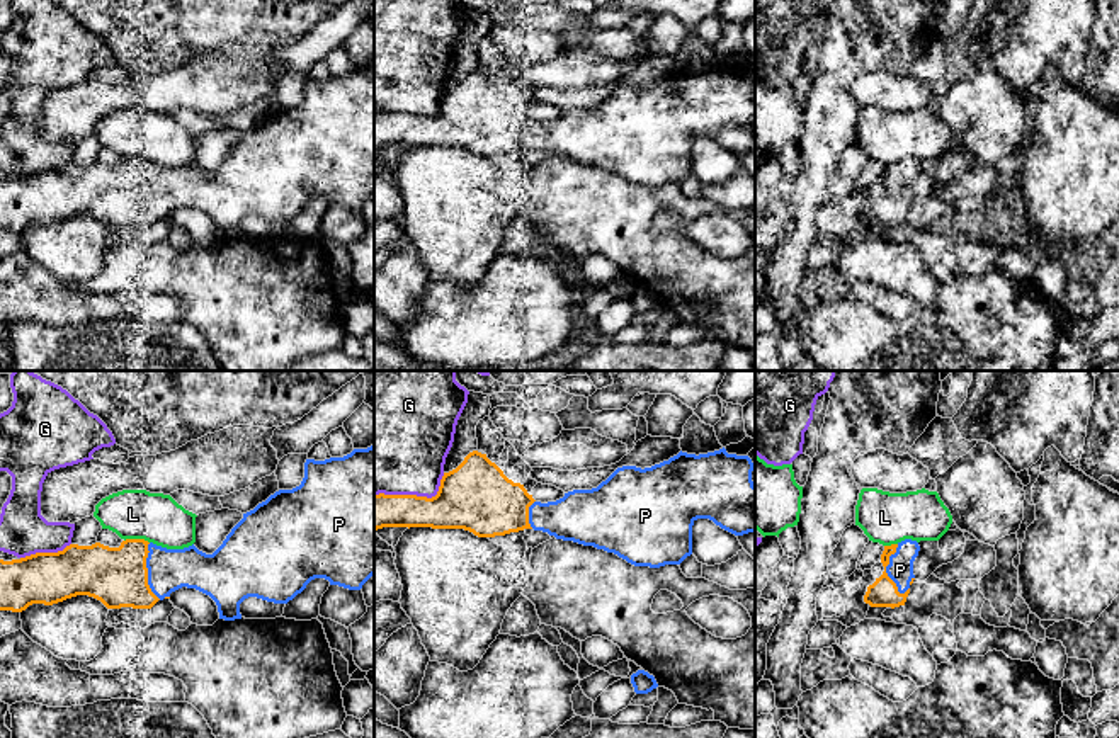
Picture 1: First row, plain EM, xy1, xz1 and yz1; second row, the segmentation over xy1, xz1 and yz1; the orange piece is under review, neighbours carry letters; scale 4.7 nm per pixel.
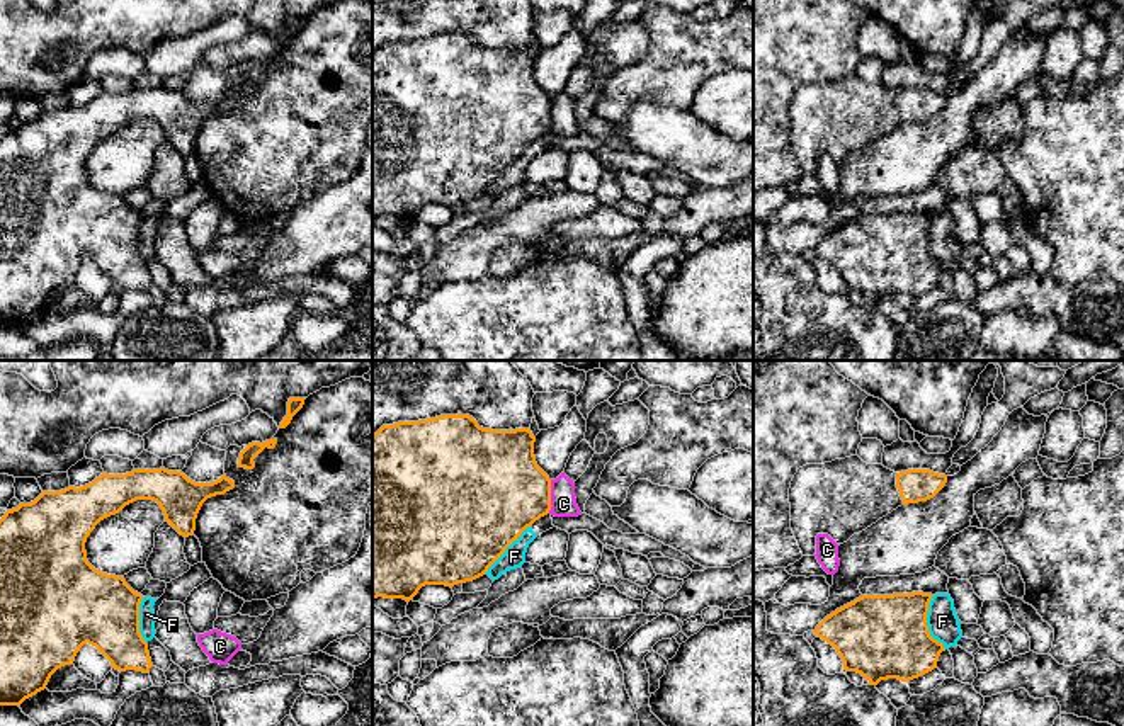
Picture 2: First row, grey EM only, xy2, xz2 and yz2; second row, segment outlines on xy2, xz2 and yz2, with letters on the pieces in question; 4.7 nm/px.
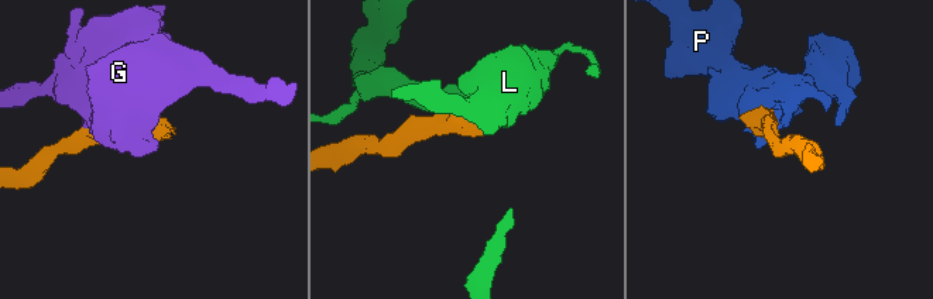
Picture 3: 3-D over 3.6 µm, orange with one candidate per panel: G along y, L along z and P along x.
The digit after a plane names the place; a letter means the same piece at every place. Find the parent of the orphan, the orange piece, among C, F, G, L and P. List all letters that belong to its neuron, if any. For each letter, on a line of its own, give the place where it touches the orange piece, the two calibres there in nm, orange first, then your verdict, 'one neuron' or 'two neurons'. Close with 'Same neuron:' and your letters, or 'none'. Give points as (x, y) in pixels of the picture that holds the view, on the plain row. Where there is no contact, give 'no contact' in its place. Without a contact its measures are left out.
C: xz2 (550, 116) | 440/130 nm | two neurons
F: yz2 (925, 242) | 400/150 nm | two neurons
G: xz1 (415, 114) | 300/460 nm | two neurons
L: xy1 (136, 158) | 280/240 nm | two neurons
P: yz1 (885, 189) | 140/120 nm | one neuron
Same neuron: P

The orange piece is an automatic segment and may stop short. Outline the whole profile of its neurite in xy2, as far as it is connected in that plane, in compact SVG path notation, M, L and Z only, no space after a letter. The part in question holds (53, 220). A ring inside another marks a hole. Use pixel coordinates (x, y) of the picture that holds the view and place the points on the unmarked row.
M133 88L126 94L102 92L92 102L61 111L43 111L34 121L20 122L7 129L0 138L0 325L20 325L26 318L44 309L51 294L73 284L83 264L92 264L119 291L136 289L148 292L153 286L148 262L139 252L139 223L143 214L134 211L124 196L95 189L85 170L85 162L95 145L119 133L136 119L153 119L160 124L168 141L180 155L189 156L196 150L196 138L202 122L235 107L235 100L223 94L213 102L196 102L182 90Z

